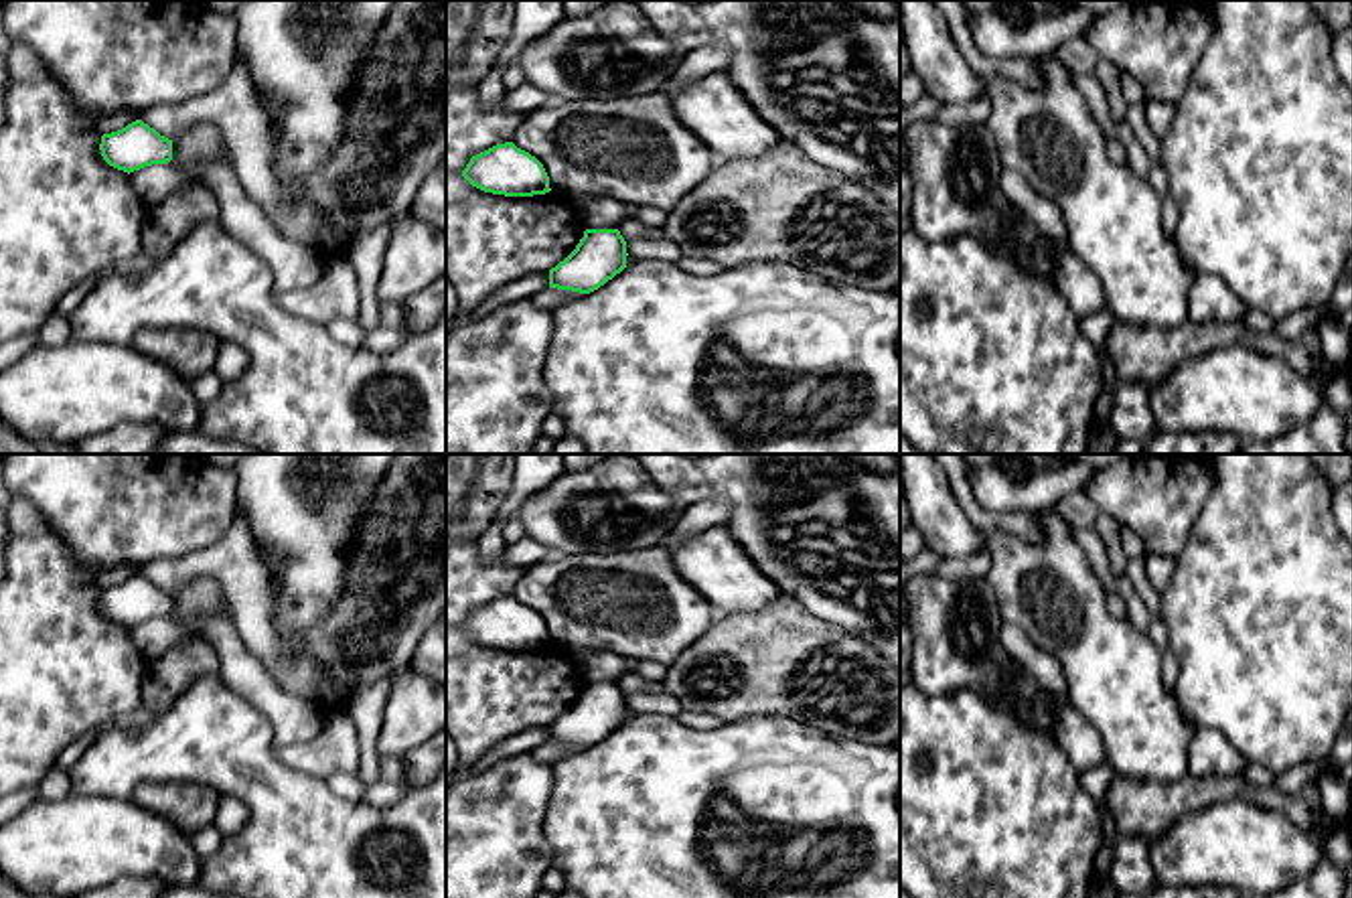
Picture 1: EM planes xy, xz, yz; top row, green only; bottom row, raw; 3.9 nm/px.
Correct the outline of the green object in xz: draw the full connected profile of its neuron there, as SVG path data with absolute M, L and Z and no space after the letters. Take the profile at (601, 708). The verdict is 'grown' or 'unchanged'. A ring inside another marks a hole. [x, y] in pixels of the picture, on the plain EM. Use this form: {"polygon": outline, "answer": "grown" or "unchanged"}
{"polygon": "M586 683L576 703L549 724L549 742L590 748L626 722L618 683Z", "answer": "unchanged"}

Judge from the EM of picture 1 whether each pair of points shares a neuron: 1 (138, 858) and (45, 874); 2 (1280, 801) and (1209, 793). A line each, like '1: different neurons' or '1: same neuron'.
1: same neuron
2: same neuron

